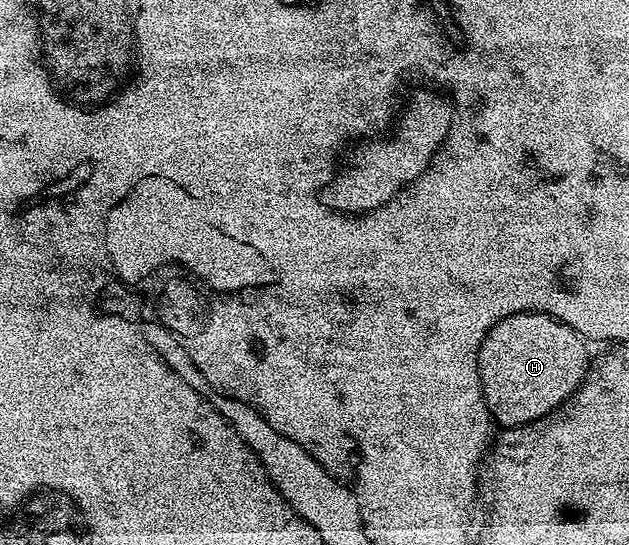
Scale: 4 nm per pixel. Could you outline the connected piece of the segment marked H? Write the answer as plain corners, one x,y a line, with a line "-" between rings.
509,314
494,323
477,356
483,399
494,425
524,426
556,410
583,383
589,365
586,344
580,331
554,314

